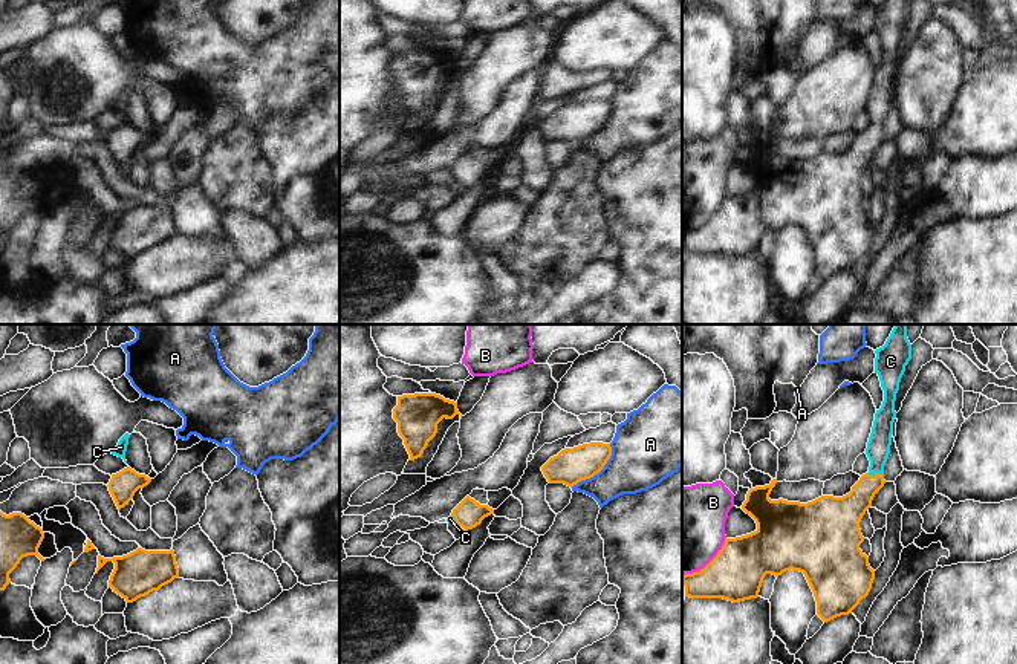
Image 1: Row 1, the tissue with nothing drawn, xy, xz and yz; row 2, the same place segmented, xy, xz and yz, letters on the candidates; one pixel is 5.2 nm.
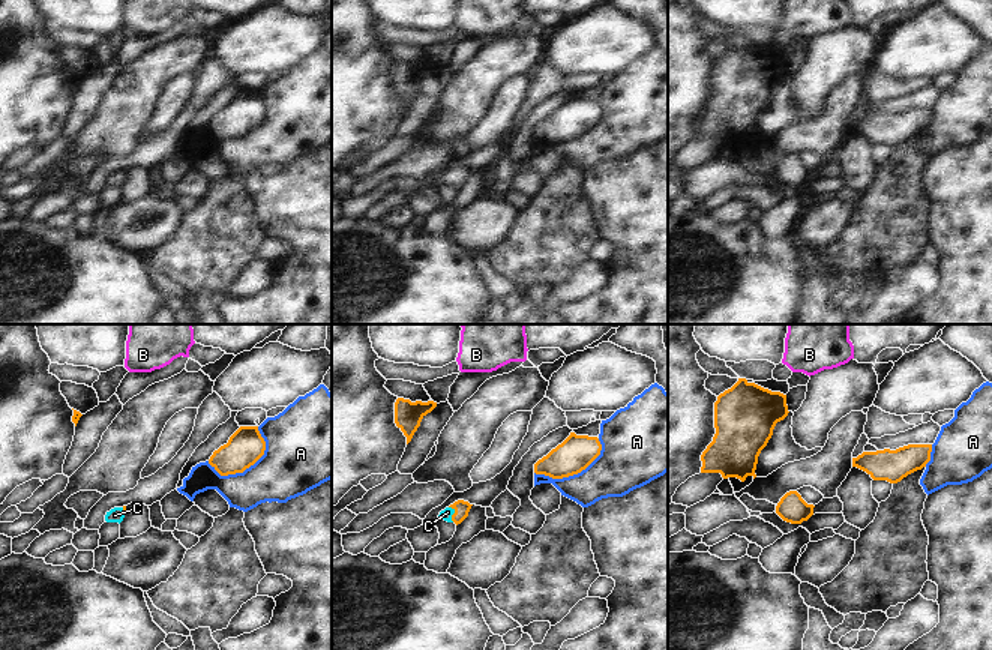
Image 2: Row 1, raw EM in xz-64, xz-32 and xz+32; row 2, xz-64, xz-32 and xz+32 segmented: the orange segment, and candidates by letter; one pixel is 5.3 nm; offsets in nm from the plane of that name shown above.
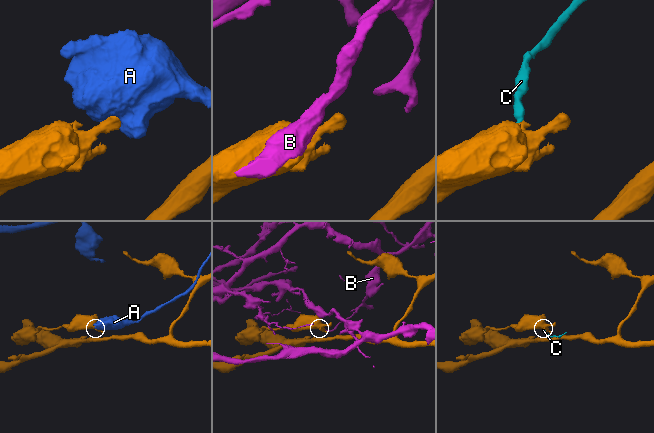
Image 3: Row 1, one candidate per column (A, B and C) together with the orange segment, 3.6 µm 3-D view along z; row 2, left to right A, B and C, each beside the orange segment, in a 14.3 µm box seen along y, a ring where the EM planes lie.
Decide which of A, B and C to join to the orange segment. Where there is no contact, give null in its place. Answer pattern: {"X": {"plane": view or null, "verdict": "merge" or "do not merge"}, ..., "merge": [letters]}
{"A": {"plane": "xz", "verdict": "do not merge"}, "B": {"plane": "yz", "verdict": "do not merge"}, "C": {"plane": "yz", "verdict": "merge"}, "merge": ["C"]}

